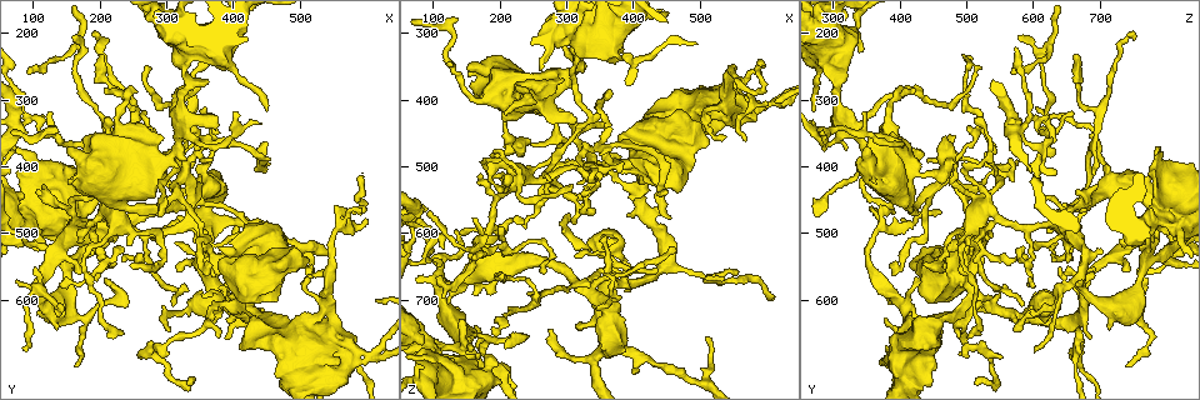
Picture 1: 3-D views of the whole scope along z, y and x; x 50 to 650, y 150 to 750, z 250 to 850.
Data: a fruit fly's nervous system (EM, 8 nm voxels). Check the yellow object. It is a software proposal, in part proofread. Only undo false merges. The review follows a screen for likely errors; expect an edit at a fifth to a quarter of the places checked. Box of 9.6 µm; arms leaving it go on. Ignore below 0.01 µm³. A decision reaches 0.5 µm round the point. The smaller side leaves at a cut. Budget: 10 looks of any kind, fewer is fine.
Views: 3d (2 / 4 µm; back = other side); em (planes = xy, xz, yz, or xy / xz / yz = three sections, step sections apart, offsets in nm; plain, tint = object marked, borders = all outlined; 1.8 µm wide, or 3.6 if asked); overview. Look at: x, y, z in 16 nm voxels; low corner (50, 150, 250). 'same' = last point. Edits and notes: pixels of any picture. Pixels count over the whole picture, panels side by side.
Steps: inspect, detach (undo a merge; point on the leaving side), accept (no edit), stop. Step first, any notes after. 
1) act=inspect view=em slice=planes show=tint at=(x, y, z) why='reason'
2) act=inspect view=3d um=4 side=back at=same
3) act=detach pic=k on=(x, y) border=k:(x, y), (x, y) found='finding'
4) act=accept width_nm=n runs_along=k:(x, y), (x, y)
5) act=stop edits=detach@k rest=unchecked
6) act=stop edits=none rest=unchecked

act=inspect view=em slice=yz step=4 show=tint at=(110, 580, 670) why='four or more arms meet'

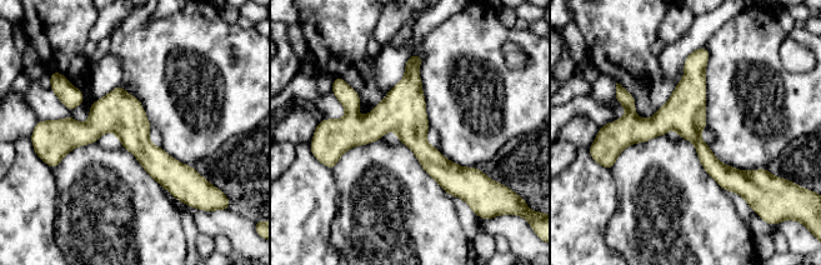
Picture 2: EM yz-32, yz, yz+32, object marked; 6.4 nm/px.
act=accept runs_along=2:(335, 125), (398, 124), (446, 173), (474, 170) found='one cell here'

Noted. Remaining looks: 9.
act=inspect view=3d um=4 at=(305, 460, 660) why='calibre changes'

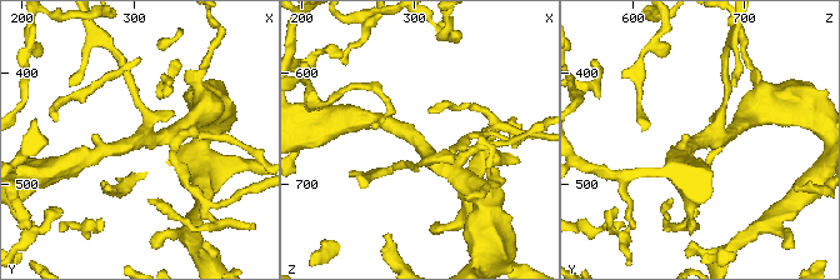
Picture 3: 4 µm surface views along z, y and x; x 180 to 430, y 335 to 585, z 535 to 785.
act=inspect view=em slice=yz step=16 show=tint at=(304, 462, 664) why='shape alone is not enough'

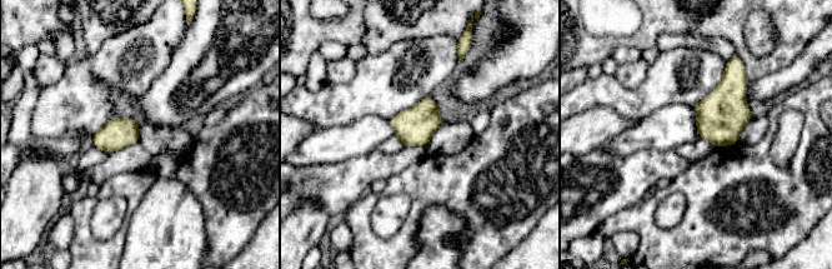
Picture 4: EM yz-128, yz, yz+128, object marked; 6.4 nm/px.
act=inspect view=em slice=planes show=tint at=same why='cut it another way'

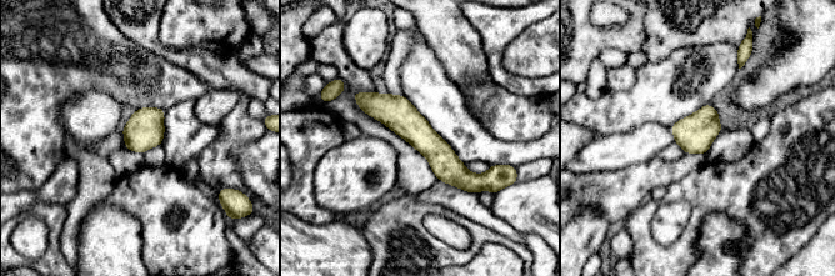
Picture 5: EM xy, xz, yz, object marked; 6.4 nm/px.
act=accept runs_along=5:(359, 96), (395, 111), (464, 179), (484, 177) found='continuous, no second cell'

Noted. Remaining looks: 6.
act=inspect view=em um=3.6 slice=xz step=4 show=tint at=(330, 230, 295) why='sharp bend'

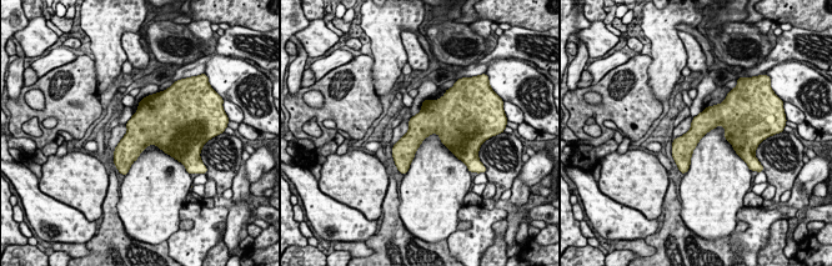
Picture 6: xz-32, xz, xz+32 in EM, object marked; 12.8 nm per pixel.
act=inspect view=em um=3.6 slice=planes show=borders at=same why='another direction'

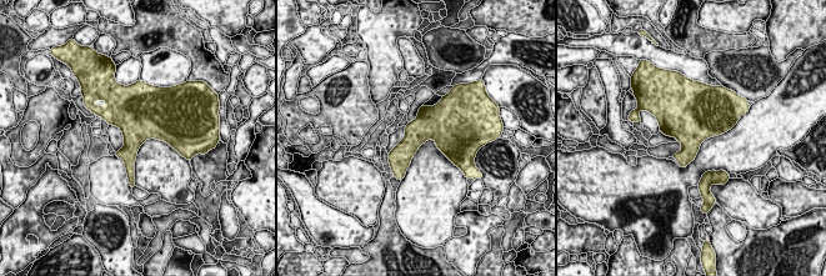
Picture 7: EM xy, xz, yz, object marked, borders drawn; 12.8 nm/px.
act=accept width_nm=320 found='one cell here'

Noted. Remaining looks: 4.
act=inspect view=em slice=planes show=tint at=(90, 325, 595) why='abrupt turn'

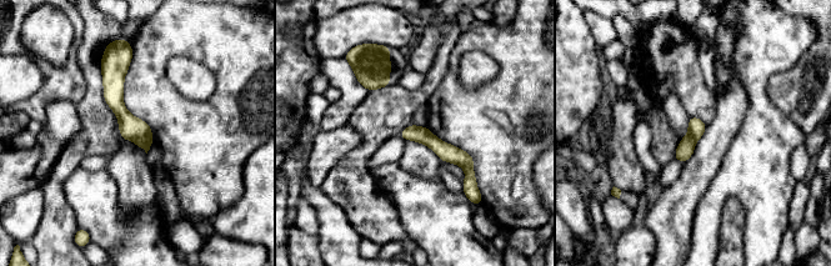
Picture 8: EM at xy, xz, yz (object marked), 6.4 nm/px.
act=detach pic=8 on=(131, 128) width_nm=100 part_leaving=8:(404, 134), (454, 154), (471, 181) found='a second cell is stuck on'

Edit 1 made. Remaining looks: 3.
act=stop edits=detach@8 rest=unchecked

